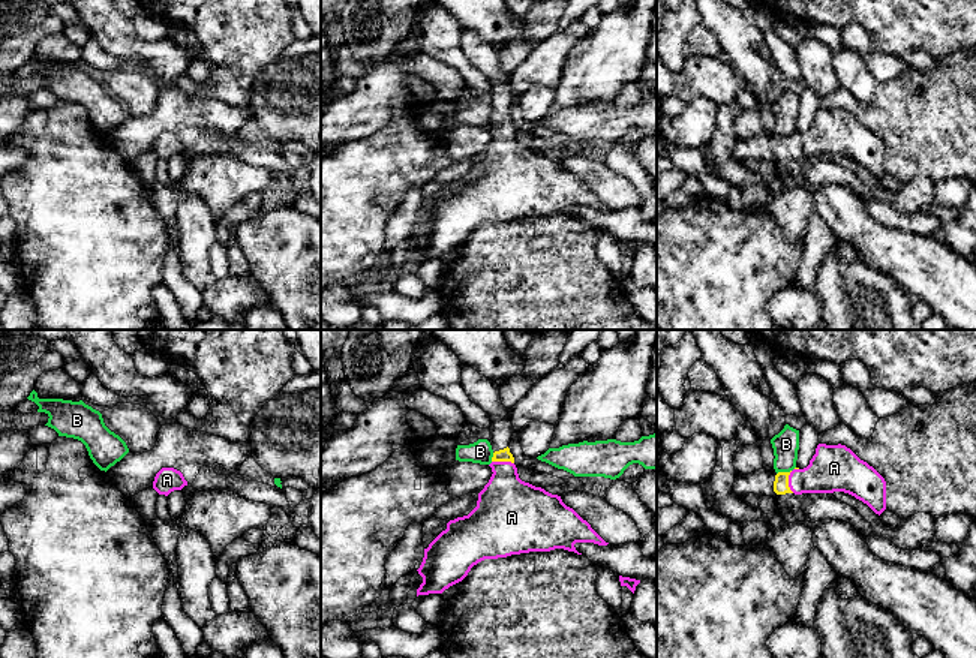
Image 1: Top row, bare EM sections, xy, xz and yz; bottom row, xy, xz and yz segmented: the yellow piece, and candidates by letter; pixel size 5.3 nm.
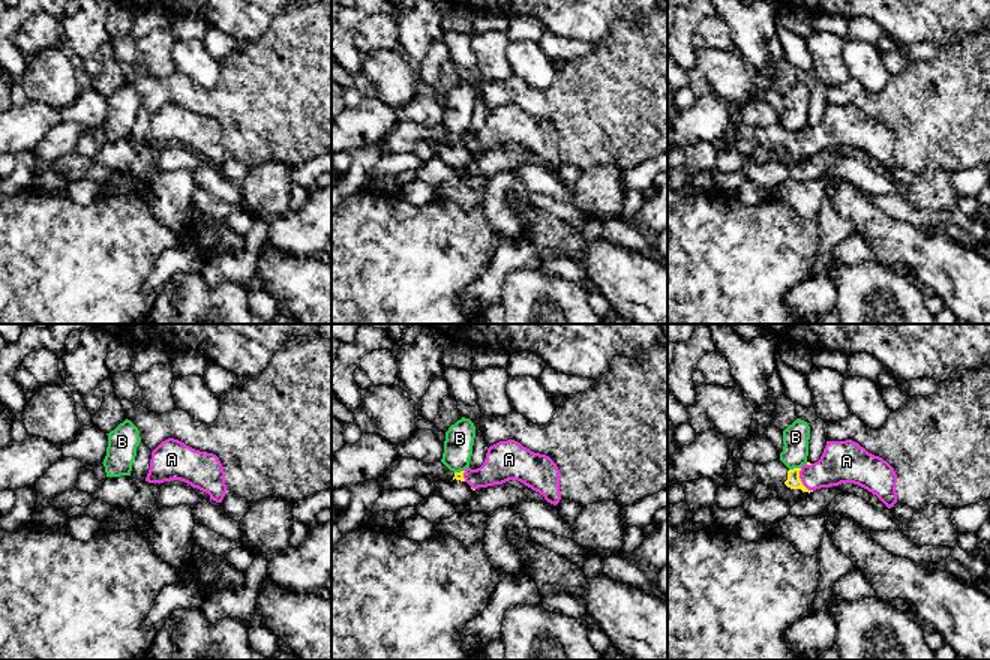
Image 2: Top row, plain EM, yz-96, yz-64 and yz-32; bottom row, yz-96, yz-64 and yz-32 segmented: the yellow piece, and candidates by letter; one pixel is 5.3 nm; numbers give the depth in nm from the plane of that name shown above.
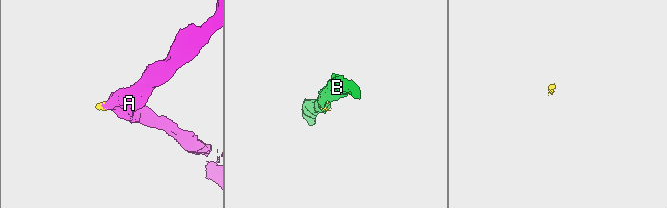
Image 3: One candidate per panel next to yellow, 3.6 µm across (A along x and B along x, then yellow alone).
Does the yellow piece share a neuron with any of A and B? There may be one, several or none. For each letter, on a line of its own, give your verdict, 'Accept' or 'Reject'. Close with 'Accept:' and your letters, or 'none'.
A: Accept
B: Reject
Accept: A

